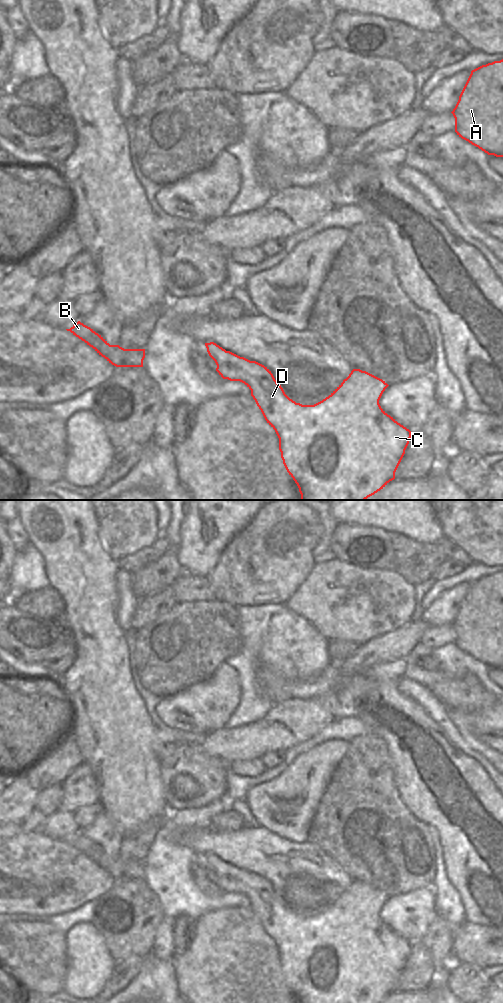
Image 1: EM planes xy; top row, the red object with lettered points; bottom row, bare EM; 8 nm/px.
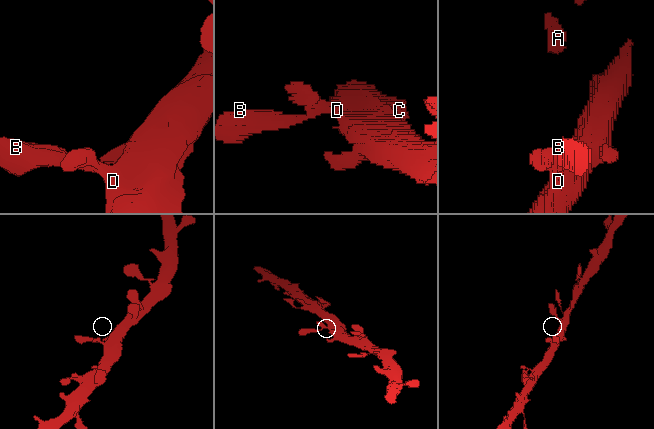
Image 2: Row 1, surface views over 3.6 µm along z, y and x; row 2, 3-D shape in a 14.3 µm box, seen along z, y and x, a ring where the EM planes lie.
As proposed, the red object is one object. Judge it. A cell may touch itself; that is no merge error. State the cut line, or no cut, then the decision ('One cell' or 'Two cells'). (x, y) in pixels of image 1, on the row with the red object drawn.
No split. One cell

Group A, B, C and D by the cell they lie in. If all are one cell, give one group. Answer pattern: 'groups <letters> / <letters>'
groups A B C D

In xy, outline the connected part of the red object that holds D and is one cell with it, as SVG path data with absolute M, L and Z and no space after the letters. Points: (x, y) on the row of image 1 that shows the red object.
M214 342L205 346L223 379L240 381L251 390L279 438L283 464L297 484L301 500L366 500L395 479L411 431L381 408L379 400L389 386L385 381L353 369L328 397L314 405L302 405L285 394L264 365L226 351Z

